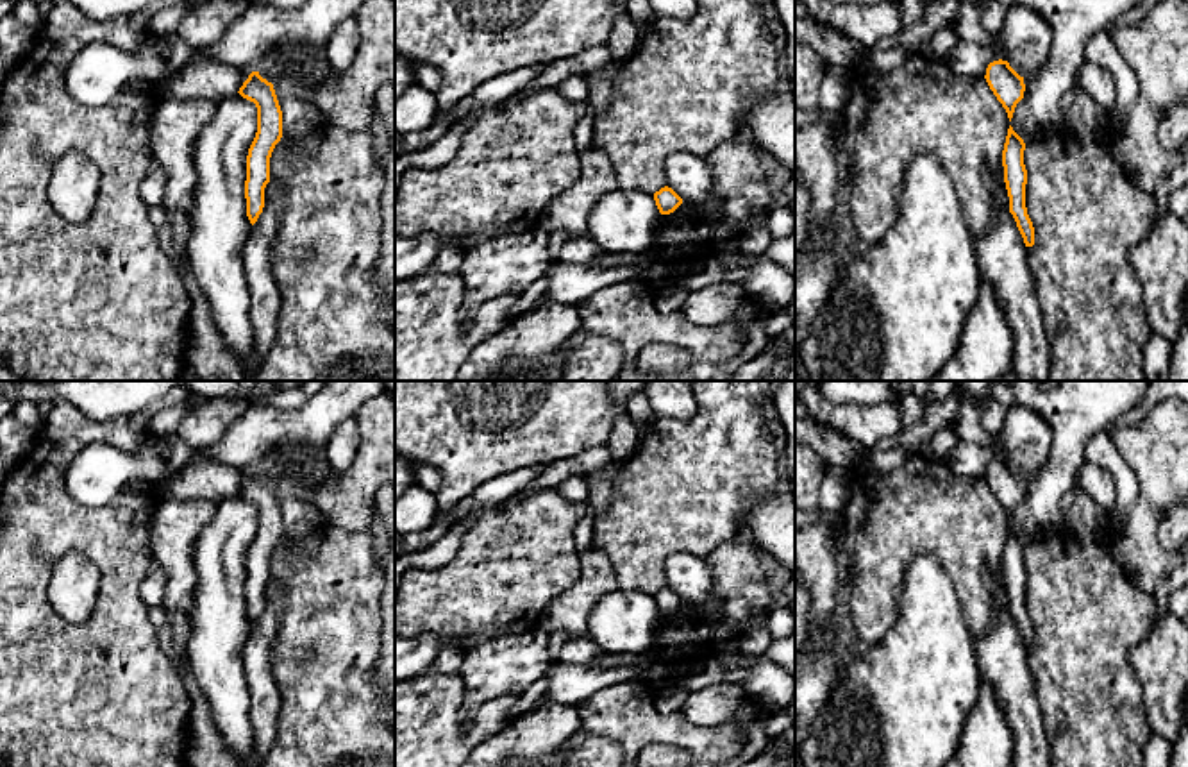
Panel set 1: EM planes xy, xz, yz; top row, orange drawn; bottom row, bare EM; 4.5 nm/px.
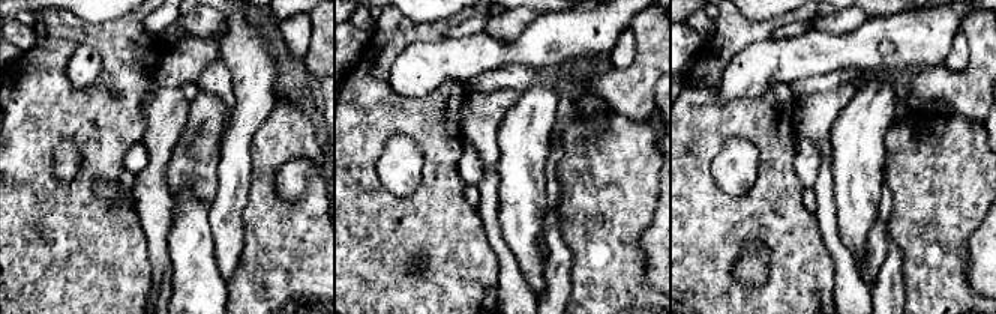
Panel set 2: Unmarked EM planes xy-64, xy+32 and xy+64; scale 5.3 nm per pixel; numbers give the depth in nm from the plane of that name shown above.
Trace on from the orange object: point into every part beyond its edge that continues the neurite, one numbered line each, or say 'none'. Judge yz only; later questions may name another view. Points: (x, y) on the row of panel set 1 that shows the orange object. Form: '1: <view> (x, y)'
none

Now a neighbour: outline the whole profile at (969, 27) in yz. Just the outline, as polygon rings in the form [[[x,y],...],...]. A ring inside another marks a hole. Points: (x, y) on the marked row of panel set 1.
[[[961,0],[956,20],[958,36],[961,38],[961,41],[993,46],[999,52],[1000,59],[1008,61],[1000,36],[991,36],[983,29],[981,11],[983,9],[979,9],[972,0]]]

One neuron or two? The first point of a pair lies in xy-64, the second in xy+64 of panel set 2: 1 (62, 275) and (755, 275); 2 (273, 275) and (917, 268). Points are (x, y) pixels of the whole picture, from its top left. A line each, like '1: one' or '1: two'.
1: two
2: one

